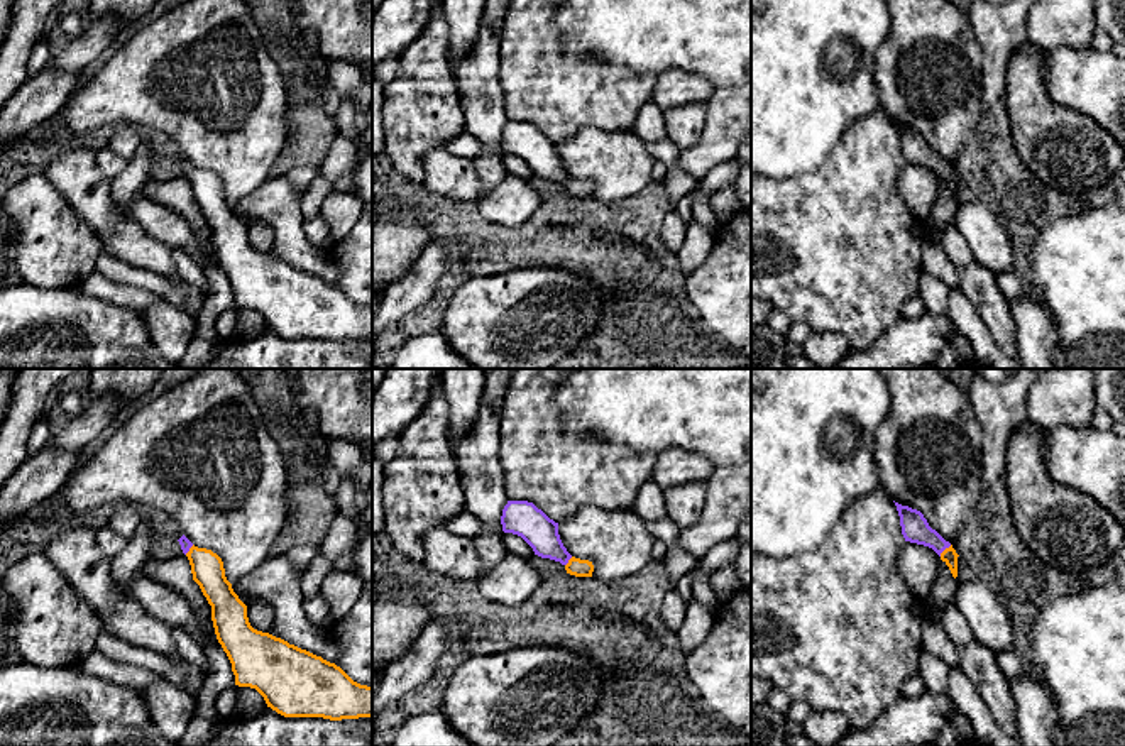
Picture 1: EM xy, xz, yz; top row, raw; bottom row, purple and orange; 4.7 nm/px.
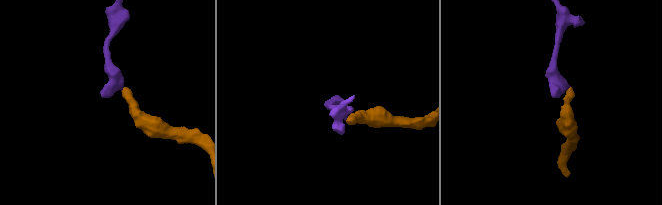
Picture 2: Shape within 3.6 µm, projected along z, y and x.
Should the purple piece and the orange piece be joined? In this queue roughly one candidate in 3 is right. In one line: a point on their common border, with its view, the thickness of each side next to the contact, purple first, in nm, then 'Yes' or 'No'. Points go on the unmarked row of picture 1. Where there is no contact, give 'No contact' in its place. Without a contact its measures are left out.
Touches purple at yz (944, 170). Thickness 130 nm (purple) against 70 nm. Yes

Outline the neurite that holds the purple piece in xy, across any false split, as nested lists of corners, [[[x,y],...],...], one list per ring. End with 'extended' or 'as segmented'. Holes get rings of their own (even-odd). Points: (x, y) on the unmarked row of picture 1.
[[[184,156],[178,161],[191,186],[193,201],[211,227],[215,255],[227,274],[235,306],[255,310],[267,328],[284,338],[323,338],[330,342],[372,338],[372,308],[354,303],[340,288],[269,254],[257,252],[247,239],[247,227],[225,198],[222,179],[195,167]]]; extended

